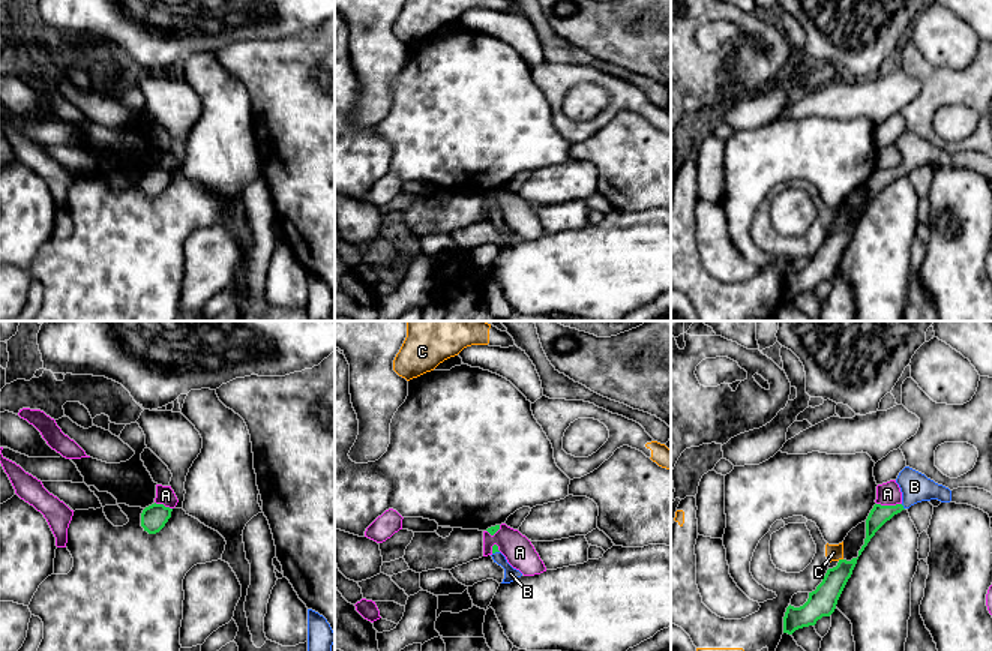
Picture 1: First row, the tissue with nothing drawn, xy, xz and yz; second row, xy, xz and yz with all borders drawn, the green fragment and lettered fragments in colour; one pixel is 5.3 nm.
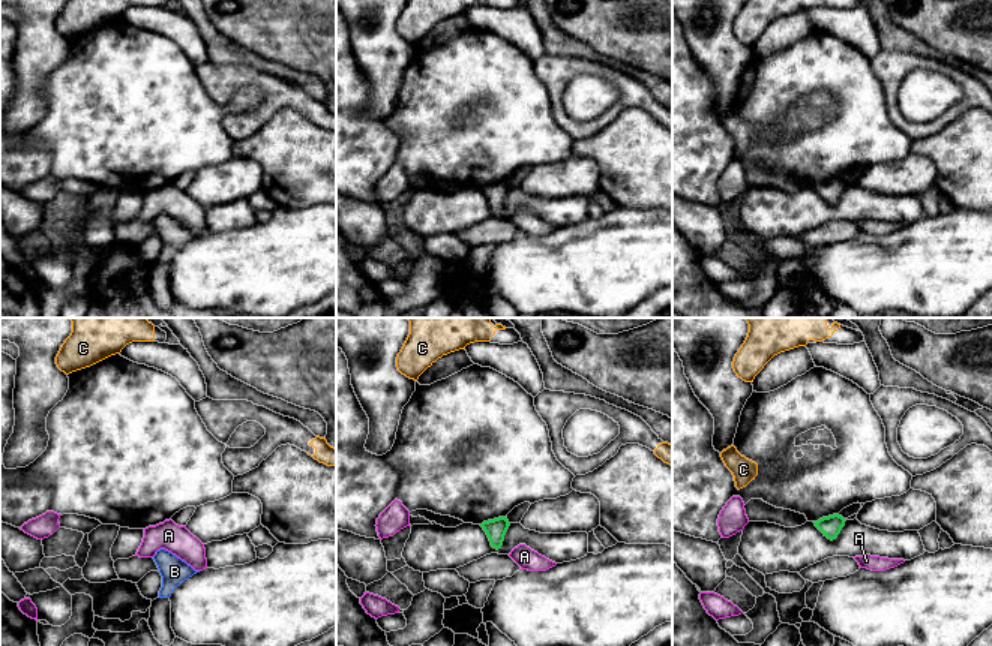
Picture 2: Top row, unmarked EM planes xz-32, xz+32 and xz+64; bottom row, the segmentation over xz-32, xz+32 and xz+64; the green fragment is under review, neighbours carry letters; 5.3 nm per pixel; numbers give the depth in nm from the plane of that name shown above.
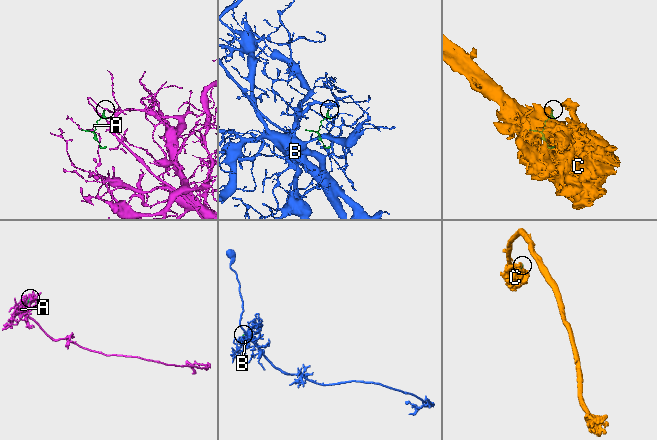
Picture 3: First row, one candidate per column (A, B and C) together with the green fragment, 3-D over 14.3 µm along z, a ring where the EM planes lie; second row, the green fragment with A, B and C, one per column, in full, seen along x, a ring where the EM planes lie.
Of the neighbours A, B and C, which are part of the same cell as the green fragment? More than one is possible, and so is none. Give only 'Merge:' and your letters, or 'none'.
Merge: B

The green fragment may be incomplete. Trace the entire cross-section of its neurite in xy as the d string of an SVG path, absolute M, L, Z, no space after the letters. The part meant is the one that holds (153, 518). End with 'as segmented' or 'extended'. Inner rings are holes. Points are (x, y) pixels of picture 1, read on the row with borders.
M152 504L146 507L141 513L141 526L144 531L149 534L156 534L159 532L168 519L171 518L173 508L165 507L164 504Z | as segmented

